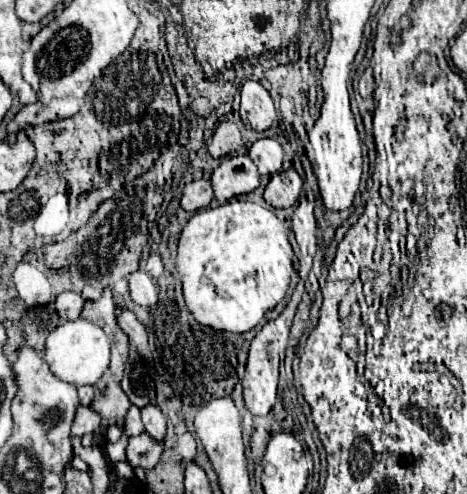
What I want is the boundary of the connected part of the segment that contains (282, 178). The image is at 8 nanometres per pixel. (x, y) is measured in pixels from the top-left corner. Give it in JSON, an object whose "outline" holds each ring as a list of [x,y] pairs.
{"outline":[[[295,170],[275,172],[265,188],[265,202],[273,208],[291,208],[301,194],[301,176]]]}

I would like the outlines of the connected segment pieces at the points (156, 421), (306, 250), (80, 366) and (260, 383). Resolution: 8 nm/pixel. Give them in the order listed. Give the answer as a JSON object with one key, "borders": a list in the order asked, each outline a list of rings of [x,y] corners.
{"borders":[[[[145,406],[141,408],[141,420],[143,420],[143,426],[145,426],[145,432],[161,442],[165,438],[165,428],[167,428],[167,420],[163,416],[163,412],[157,408],[157,406]]],[[[301,198],[295,212],[293,212],[293,232],[301,250],[299,262],[301,264],[311,264],[313,256],[315,256],[315,216],[313,216],[313,202],[309,202],[307,198]]],[[[77,318],[73,322],[59,324],[47,336],[47,348],[43,358],[59,380],[65,380],[73,386],[95,384],[103,376],[103,372],[109,368],[109,338],[97,324]]],[[[299,282],[299,286],[295,288],[289,304],[285,306],[285,310],[275,318],[269,320],[253,338],[251,346],[249,346],[249,360],[247,360],[247,370],[243,376],[243,398],[245,398],[245,408],[251,414],[257,416],[267,416],[277,400],[277,380],[279,380],[279,367],[281,363],[281,354],[286,351],[289,340],[289,328],[297,310],[297,304],[301,300],[301,292],[303,286]]]]}

